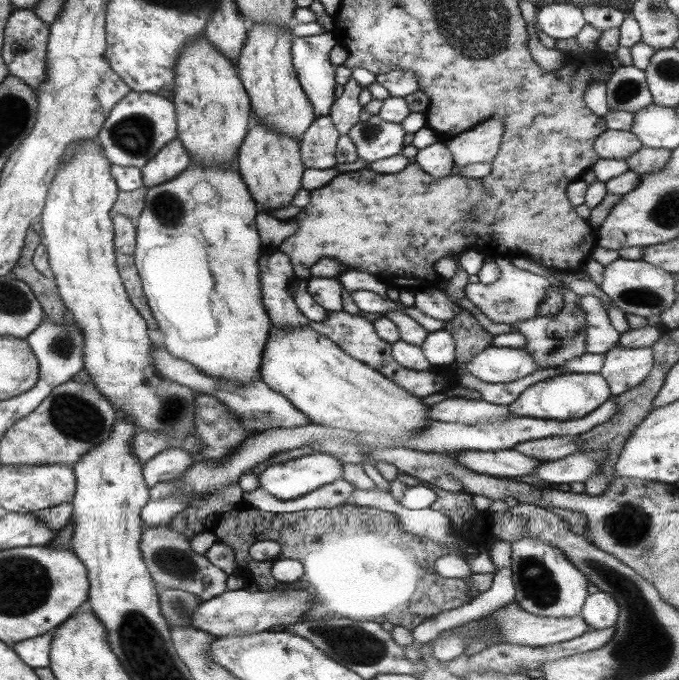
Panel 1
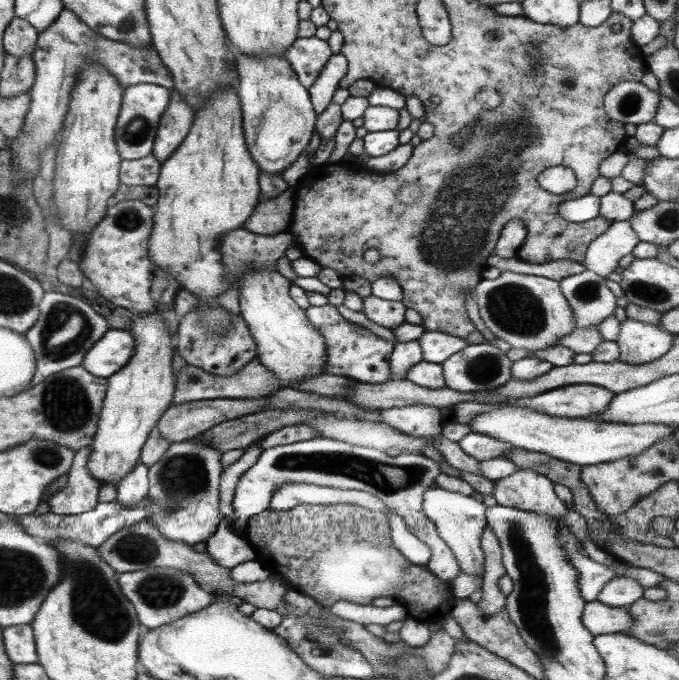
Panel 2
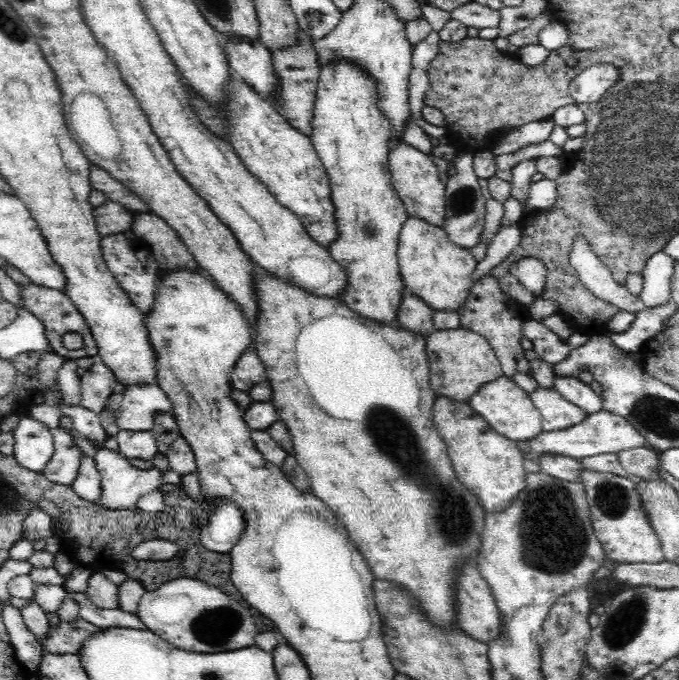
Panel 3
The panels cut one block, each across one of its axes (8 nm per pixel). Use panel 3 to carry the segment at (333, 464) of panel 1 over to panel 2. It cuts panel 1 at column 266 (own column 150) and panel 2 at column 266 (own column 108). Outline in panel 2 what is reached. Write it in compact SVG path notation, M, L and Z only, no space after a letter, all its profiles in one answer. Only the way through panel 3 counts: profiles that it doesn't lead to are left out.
M322 436L272 446L262 450L258 459L239 477L232 498L231 527L236 535L245 533L249 518L267 510L273 492L286 482L368 492L381 500L386 508L398 514L411 534L430 548L426 567L431 574L450 583L460 568L450 548L439 538L434 524L421 510L423 493L428 486L434 485L439 473L440 466L422 454L400 453L391 457L373 448L351 446Z

